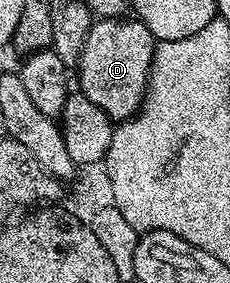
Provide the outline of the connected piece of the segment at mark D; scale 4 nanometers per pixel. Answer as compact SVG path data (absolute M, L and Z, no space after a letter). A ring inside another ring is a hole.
M95 19L84 42L84 54L80 54L76 65L77 87L115 122L129 120L141 108L142 97L150 83L150 67L156 43L142 20L126 19Z

